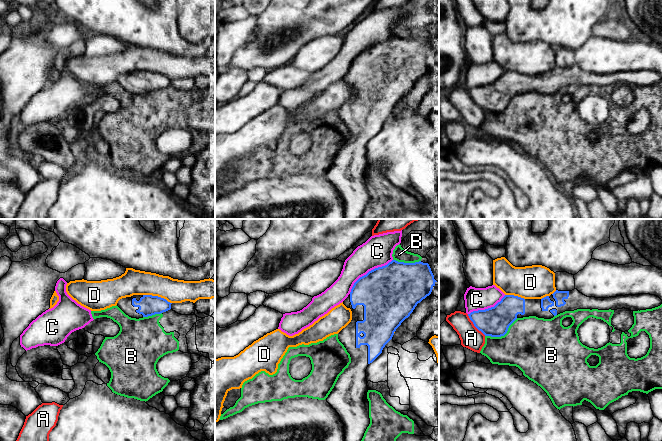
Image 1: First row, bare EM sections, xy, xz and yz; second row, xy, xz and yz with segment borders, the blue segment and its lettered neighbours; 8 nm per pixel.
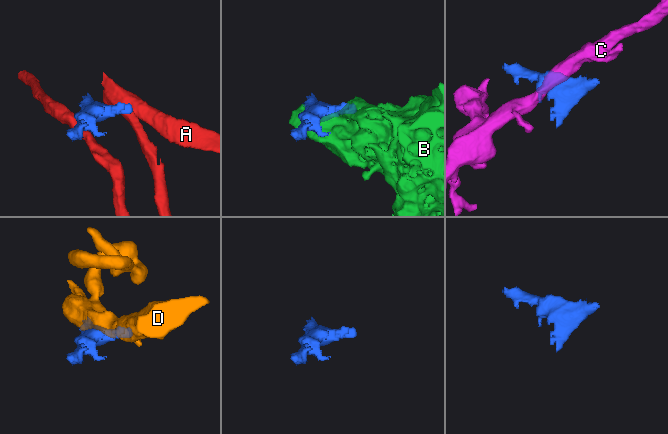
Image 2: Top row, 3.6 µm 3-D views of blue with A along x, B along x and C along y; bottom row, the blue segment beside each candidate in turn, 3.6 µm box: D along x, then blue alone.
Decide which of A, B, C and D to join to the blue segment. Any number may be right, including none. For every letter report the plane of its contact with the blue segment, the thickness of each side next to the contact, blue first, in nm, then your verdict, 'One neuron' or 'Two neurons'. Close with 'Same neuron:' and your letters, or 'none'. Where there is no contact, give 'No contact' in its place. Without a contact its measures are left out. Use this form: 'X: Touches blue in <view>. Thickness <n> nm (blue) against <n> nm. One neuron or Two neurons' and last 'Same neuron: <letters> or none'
A: Touches blue in yz. Thickness 240 nm (blue) against 170 nm. Two neurons
B: Touches blue in yz. Thickness 240 nm (blue) against 440 nm. Two neurons
C: Touches blue in xz. Thickness 460 nm (blue) against 240 nm. Two neurons
D: Touches blue in xy. Thickness 170 nm (blue) against 200 nm. Two neurons
Same neuron: none

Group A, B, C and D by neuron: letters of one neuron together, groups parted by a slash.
A / B / C / D

